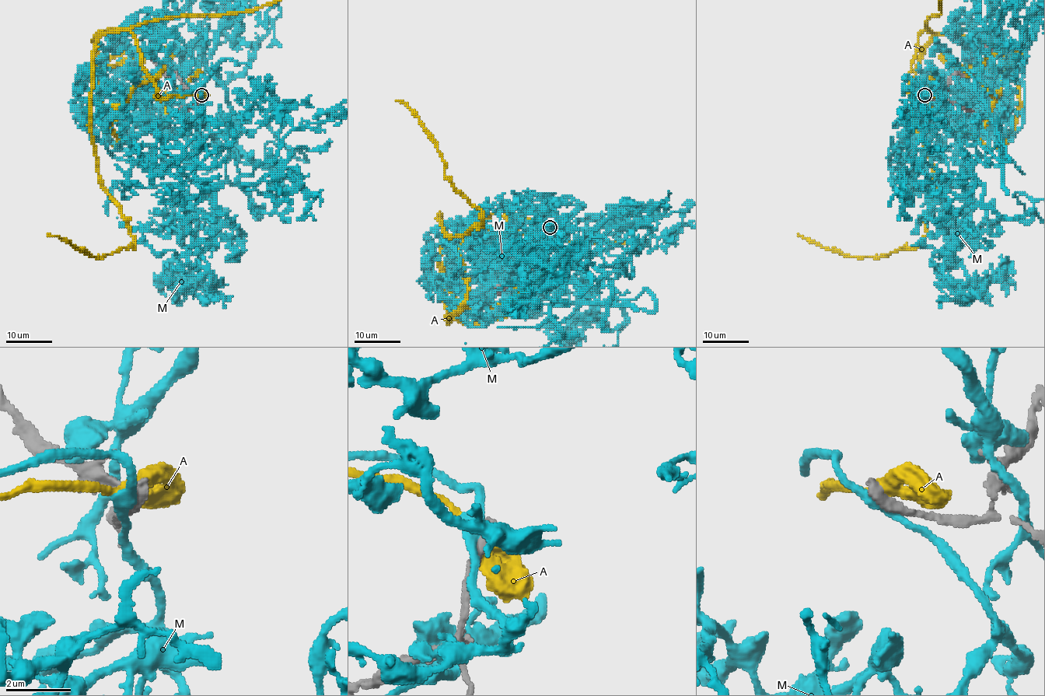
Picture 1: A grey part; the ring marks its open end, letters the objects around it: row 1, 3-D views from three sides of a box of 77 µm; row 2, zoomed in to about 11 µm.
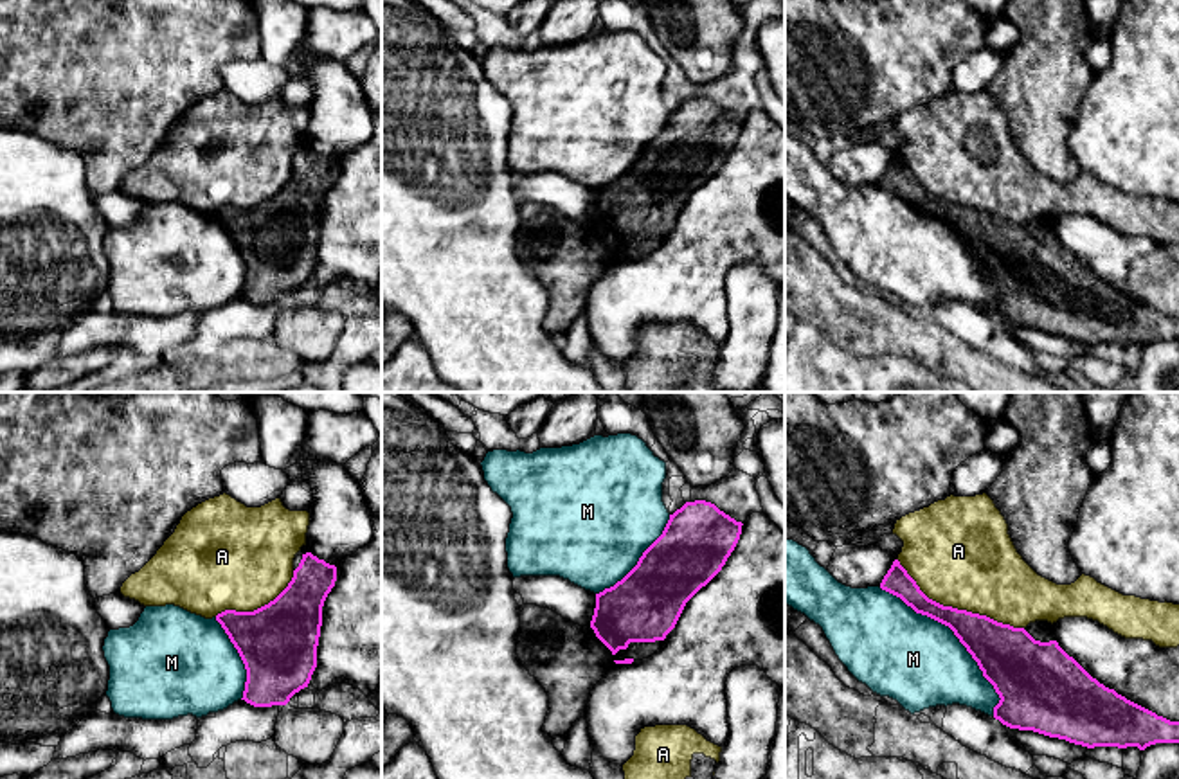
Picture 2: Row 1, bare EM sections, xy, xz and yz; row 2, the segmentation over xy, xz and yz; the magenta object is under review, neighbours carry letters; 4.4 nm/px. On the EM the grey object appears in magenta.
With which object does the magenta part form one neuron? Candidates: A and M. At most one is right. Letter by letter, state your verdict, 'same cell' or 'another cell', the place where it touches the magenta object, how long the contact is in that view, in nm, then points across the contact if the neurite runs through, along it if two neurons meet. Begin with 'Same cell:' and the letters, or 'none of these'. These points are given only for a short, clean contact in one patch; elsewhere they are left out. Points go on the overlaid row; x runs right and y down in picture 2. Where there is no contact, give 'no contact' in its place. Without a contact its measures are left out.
Same cell: none of these
A: another cell | yz (956, 608) | 650 nm
M: another cell | yz (956, 635) | 750 nm

